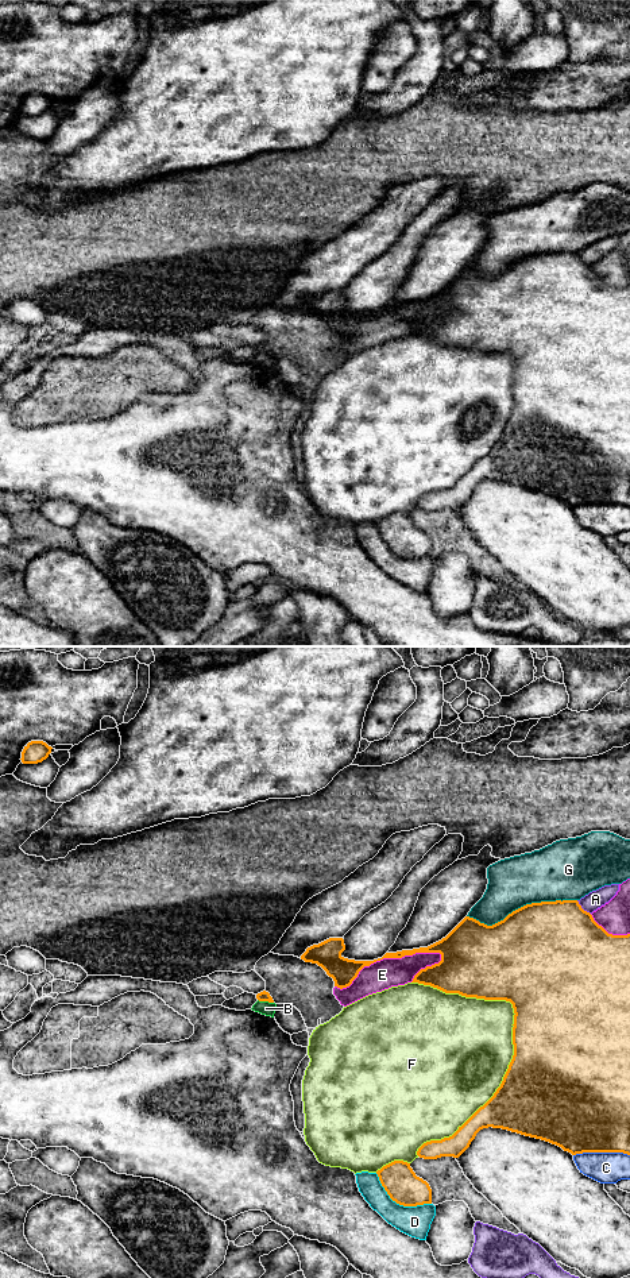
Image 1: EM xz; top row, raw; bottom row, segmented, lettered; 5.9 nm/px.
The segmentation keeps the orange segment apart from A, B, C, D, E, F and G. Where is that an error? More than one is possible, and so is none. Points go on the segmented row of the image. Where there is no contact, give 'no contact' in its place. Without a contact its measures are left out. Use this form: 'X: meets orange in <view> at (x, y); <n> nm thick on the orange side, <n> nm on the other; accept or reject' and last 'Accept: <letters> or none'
A: meets orange in xz at (582, 908); 500 nm thick on the orange side, 110 nm on the other; reject
B: meets orange in xz at (266, 1000); 60 nm thick on the orange side, 80 nm on the other; reject
C: meets orange in xz at (600, 1151); 480 nm thick on the orange side, 190 nm on the other; reject
D: meets orange in xz at (398, 1203); 200 nm thick on the orange side, 180 nm on the other; reject
E: meets orange in xz at (386, 957); 140 nm thick on the orange side, 180 nm on the other; reject
F: meets orange in xz at (498, 1088); 480 nm thick on the orange side, 500 nm on the other; reject
G: meets orange in xz at (521, 907); 500 nm thick on the orange side, 320 nm on the other; reject
Accept: none

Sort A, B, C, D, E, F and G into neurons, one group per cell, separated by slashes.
A / B E / C / D / F / G

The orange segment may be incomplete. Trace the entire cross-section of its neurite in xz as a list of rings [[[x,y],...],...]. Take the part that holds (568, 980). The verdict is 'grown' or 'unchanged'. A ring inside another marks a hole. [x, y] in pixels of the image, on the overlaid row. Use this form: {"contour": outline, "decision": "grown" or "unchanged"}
{"contour": [[[556,900],[556,901],[541,901],[541,903],[532,903],[532,904],[526,904],[526,906],[523,906],[523,907],[521,907],[521,908],[518,908],[518,910],[515,910],[515,911],[513,911],[513,912],[511,912],[511,914],[509,914],[509,915],[507,915],[507,916],[506,916],[506,918],[505,918],[505,919],[503,919],[503,920],[500,920],[500,922],[498,922],[498,923],[495,923],[495,924],[492,924],[492,926],[487,926],[487,924],[484,924],[484,923],[480,923],[480,922],[479,922],[479,920],[476,920],[476,919],[474,919],[474,918],[469,918],[469,916],[465,916],[465,918],[464,918],[464,919],[463,919],[463,920],[461,920],[461,922],[460,922],[460,923],[459,923],[459,924],[457,924],[457,926],[456,926],[456,927],[455,927],[455,928],[453,928],[453,930],[452,930],[452,931],[451,931],[451,933],[449,933],[449,934],[448,934],[448,935],[447,935],[447,937],[445,937],[445,938],[442,938],[442,939],[441,939],[441,941],[438,941],[438,942],[436,942],[436,943],[433,943],[433,945],[430,945],[430,946],[428,946],[428,947],[420,947],[420,949],[413,949],[413,950],[402,950],[402,951],[397,951],[397,953],[386,953],[386,954],[384,954],[384,955],[383,955],[383,957],[382,957],[382,958],[378,958],[378,960],[374,960],[374,961],[355,961],[355,960],[348,960],[348,958],[344,958],[344,957],[343,957],[343,955],[341,955],[341,953],[343,953],[343,951],[344,951],[344,950],[345,950],[345,945],[344,945],[344,939],[343,939],[343,938],[329,938],[329,939],[326,939],[326,941],[324,941],[324,942],[321,942],[321,943],[318,943],[318,945],[313,945],[313,946],[310,946],[310,947],[308,947],[308,949],[306,949],[306,951],[305,951],[305,953],[304,953],[304,954],[302,954],[302,955],[301,955],[301,960],[304,960],[304,961],[305,961],[305,962],[312,962],[312,964],[317,964],[317,965],[318,965],[318,966],[321,966],[321,968],[322,968],[322,969],[324,969],[324,970],[325,970],[325,972],[326,972],[326,974],[328,974],[328,976],[329,976],[329,977],[332,977],[332,978],[333,978],[333,981],[335,981],[335,987],[337,987],[337,988],[340,988],[340,989],[343,989],[343,988],[347,988],[347,987],[349,987],[349,985],[351,985],[351,984],[352,984],[352,981],[353,981],[353,980],[355,980],[355,978],[356,978],[356,977],[357,977],[357,974],[359,974],[359,972],[360,972],[360,970],[362,970],[362,969],[363,969],[363,968],[364,968],[364,966],[370,966],[370,965],[371,965],[371,964],[374,964],[374,962],[376,962],[376,961],[380,961],[380,960],[383,960],[383,958],[402,958],[402,957],[405,957],[405,955],[413,955],[413,954],[416,954],[416,953],[440,953],[440,954],[441,954],[441,961],[440,961],[440,962],[438,962],[438,964],[434,964],[434,965],[432,965],[432,966],[426,966],[426,968],[425,968],[425,969],[421,969],[421,970],[420,970],[420,972],[418,972],[418,973],[417,973],[417,974],[416,974],[416,976],[414,976],[414,978],[413,978],[413,981],[411,981],[411,982],[418,982],[418,984],[424,984],[424,985],[430,985],[430,987],[433,987],[433,988],[437,988],[437,989],[440,989],[440,991],[442,991],[442,992],[445,992],[445,993],[459,993],[459,995],[461,995],[461,996],[465,996],[465,997],[476,997],[476,999],[484,999],[484,1000],[506,1000],[506,1001],[510,1001],[510,1003],[511,1003],[511,1004],[513,1004],[513,1008],[514,1008],[514,1013],[515,1013],[515,1015],[514,1015],[514,1024],[513,1024],[513,1026],[514,1026],[514,1027],[513,1027],[513,1045],[514,1045],[514,1055],[513,1055],[513,1059],[511,1059],[511,1062],[510,1062],[510,1065],[509,1065],[509,1069],[507,1069],[507,1072],[506,1072],[506,1074],[505,1074],[505,1077],[503,1077],[503,1081],[502,1081],[502,1084],[500,1084],[500,1086],[499,1086],[499,1088],[498,1088],[498,1089],[496,1089],[496,1092],[495,1092],[495,1093],[494,1093],[494,1096],[492,1096],[492,1097],[491,1097],[491,1099],[490,1099],[490,1100],[488,1100],[488,1101],[487,1101],[487,1103],[486,1103],[486,1104],[484,1104],[484,1105],[483,1105],[483,1107],[480,1107],[480,1108],[479,1108],[479,1109],[478,1109],[478,1111],[476,1111],[476,1112],[475,1112],[475,1113],[474,1113],[474,1115],[472,1115],[472,1116],[471,1116],[471,1117],[469,1117],[469,1119],[468,1119],[468,1120],[467,1120],[467,1121],[465,1121],[465,1123],[464,1123],[464,1124],[463,1124],[463,1126],[461,1126],[461,1127],[459,1127],[459,1130],[457,1130],[457,1131],[456,1131],[456,1132],[455,1132],[455,1134],[453,1134],[453,1135],[452,1135],[452,1136],[449,1136],[449,1138],[444,1138],[444,1139],[441,1139],[441,1140],[430,1140],[430,1142],[426,1142],[426,1143],[424,1143],[424,1144],[422,1144],[422,1146],[421,1146],[421,1147],[420,1147],[420,1148],[418,1148],[418,1151],[417,1151],[417,1155],[418,1155],[418,1157],[420,1157],[420,1158],[424,1158],[424,1159],[437,1159],[437,1158],[441,1158],[441,1157],[453,1157],[453,1158],[459,1158],[459,1157],[460,1157],[460,1155],[461,1155],[461,1154],[463,1154],[463,1152],[464,1152],[464,1151],[465,1151],[465,1150],[467,1150],[467,1148],[468,1148],[468,1147],[469,1147],[469,1144],[471,1144],[471,1142],[472,1142],[472,1140],[474,1140],[474,1139],[475,1139],[475,1136],[476,1136],[476,1134],[478,1134],[478,1132],[479,1132],[479,1131],[480,1131],[480,1130],[483,1130],[483,1128],[488,1128],[488,1127],[492,1127],[492,1128],[502,1128],[502,1130],[507,1130],[507,1131],[511,1131],[511,1132],[517,1132],[517,1134],[521,1134],[521,1135],[525,1135],[525,1136],[530,1136],[530,1138],[536,1138],[536,1139],[541,1139],[541,1140],[545,1140],[545,1142],[549,1142],[549,1143],[552,1143],[552,1144],[556,1144],[556,1146],[559,1146],[559,1147],[561,1147],[561,1148],[563,1148],[563,1150],[564,1150],[564,1151],[568,1151],[568,1152],[571,1152],[571,1154],[572,1154],[572,1155],[576,1155],[576,1154],[583,1154],[583,1152],[623,1152],[623,1154],[627,1154],[627,1155],[630,1155],[630,934],[627,934],[627,935],[612,935],[612,934],[608,934],[608,933],[607,933],[607,931],[606,931],[606,930],[604,930],[604,928],[603,928],[603,927],[602,927],[602,926],[599,926],[599,924],[598,924],[598,923],[596,923],[596,922],[595,922],[595,920],[594,920],[594,918],[592,918],[592,915],[591,915],[591,914],[590,914],[590,912],[587,912],[587,911],[584,911],[584,910],[583,910],[583,908],[581,908],[581,906],[580,906],[580,904],[579,904],[579,901],[577,901],[577,900],[563,900],[563,901],[561,901],[561,900]]], "decision": "unchanged"}

